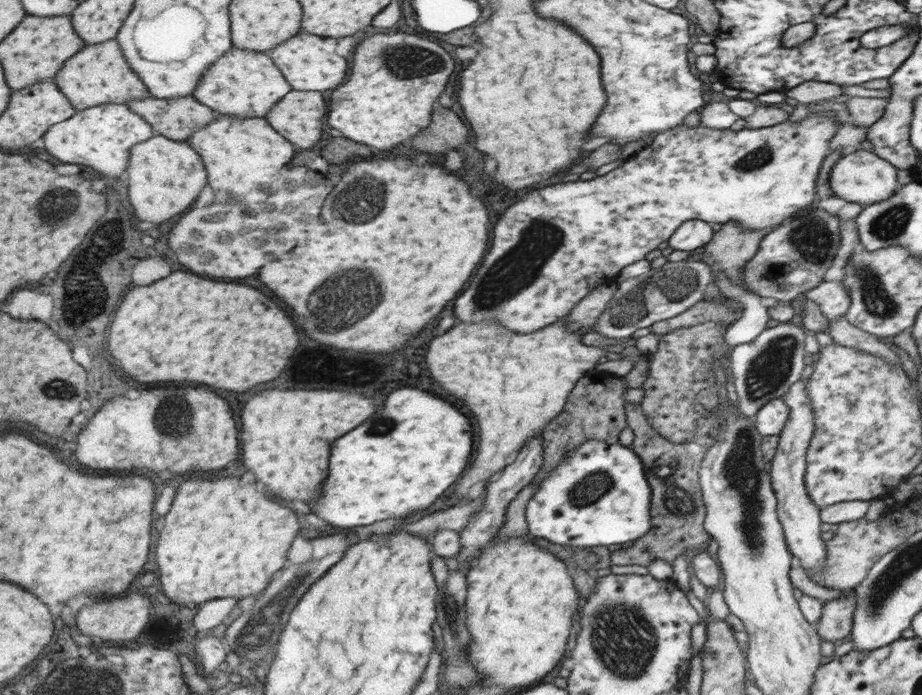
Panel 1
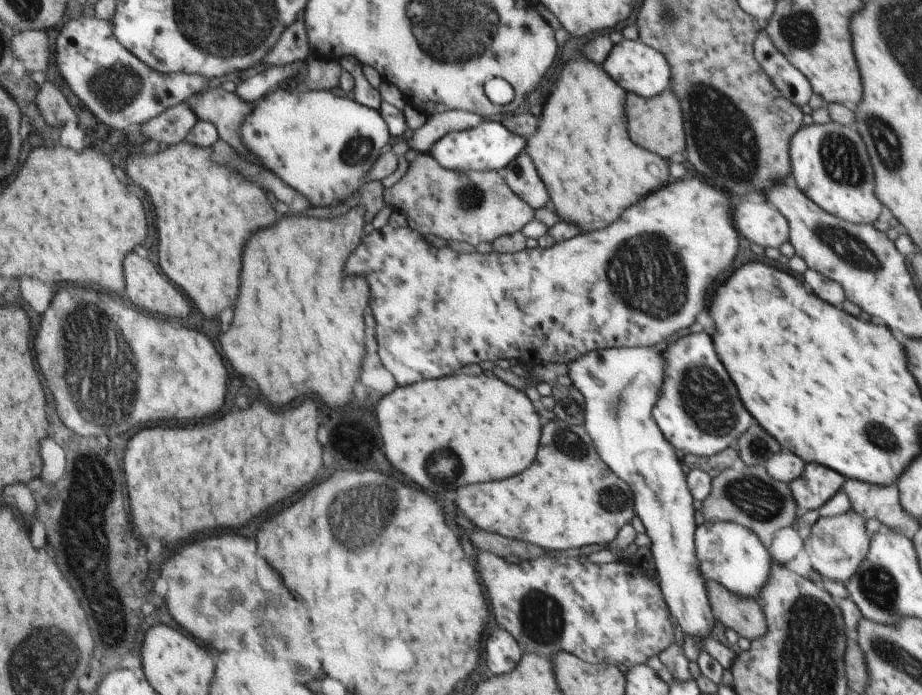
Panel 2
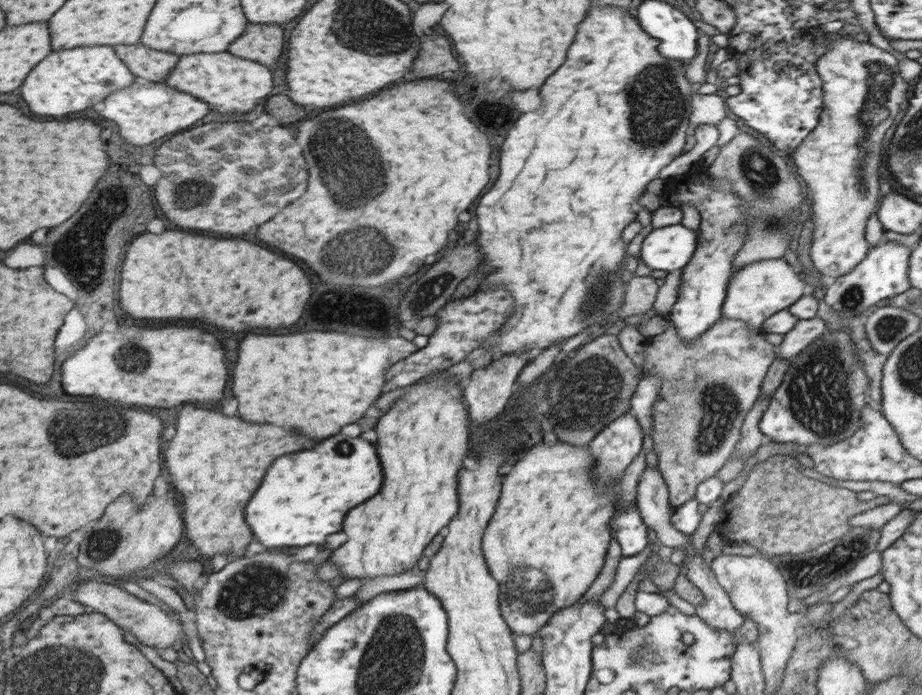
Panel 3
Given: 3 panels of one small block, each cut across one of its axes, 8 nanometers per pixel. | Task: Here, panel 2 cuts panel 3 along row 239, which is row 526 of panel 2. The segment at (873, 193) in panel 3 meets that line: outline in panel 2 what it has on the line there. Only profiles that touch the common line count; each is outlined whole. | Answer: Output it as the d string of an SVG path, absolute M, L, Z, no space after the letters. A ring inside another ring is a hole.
M850 509L844 514L819 517L812 525L811 532L805 540L804 549L810 557L811 565L824 579L832 579L846 584L856 574L864 562L870 544L871 535L866 530L865 517Z

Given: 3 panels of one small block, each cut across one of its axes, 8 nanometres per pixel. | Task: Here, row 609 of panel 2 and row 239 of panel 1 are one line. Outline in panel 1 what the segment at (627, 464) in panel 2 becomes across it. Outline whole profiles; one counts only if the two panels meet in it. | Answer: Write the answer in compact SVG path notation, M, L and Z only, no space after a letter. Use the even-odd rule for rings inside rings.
M690 220L683 222L672 236L667 240L668 246L674 251L694 251L697 252L710 240L714 231L712 224L704 220Z

